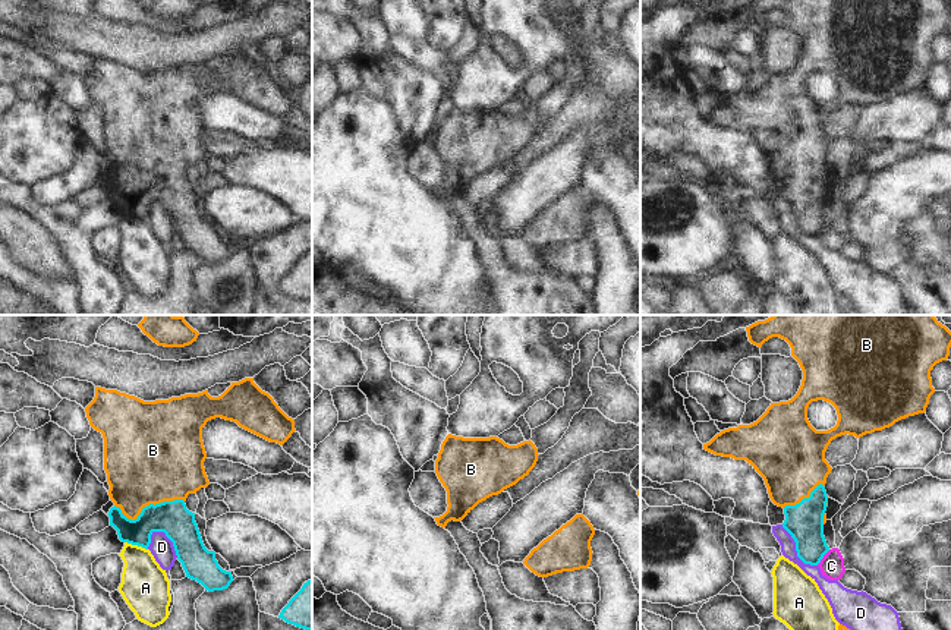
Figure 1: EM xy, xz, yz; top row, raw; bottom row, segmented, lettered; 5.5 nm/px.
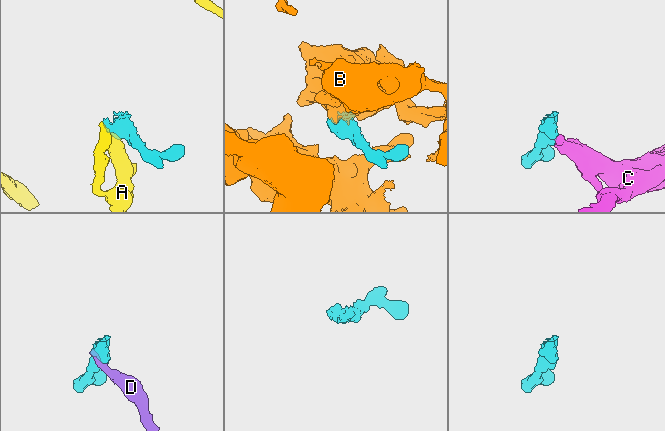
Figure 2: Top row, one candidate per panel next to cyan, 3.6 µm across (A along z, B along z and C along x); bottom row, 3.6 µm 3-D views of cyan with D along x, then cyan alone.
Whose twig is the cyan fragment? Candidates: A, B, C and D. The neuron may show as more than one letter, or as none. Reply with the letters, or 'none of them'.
B

